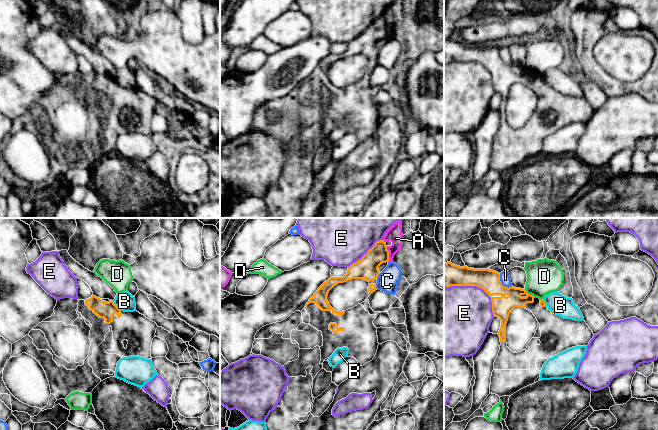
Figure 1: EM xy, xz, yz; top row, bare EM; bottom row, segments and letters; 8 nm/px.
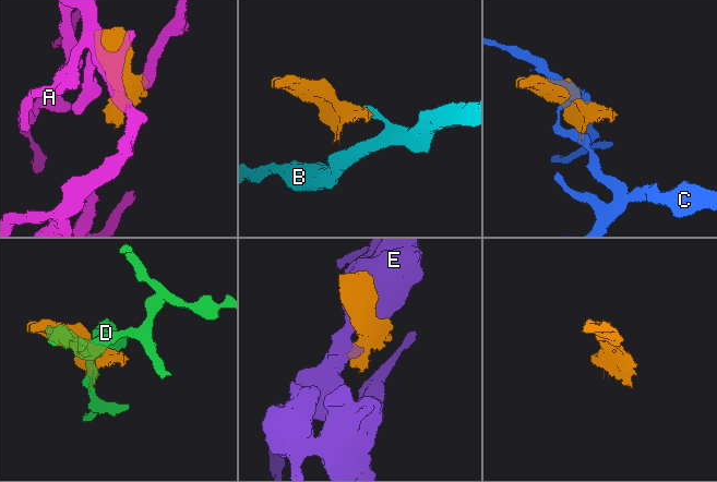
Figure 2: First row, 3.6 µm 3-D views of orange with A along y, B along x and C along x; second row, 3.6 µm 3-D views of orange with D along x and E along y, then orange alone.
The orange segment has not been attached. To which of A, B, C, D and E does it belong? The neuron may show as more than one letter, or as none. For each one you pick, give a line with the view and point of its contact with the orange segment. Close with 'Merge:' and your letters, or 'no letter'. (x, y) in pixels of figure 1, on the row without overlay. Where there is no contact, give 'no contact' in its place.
Merge: no letter

